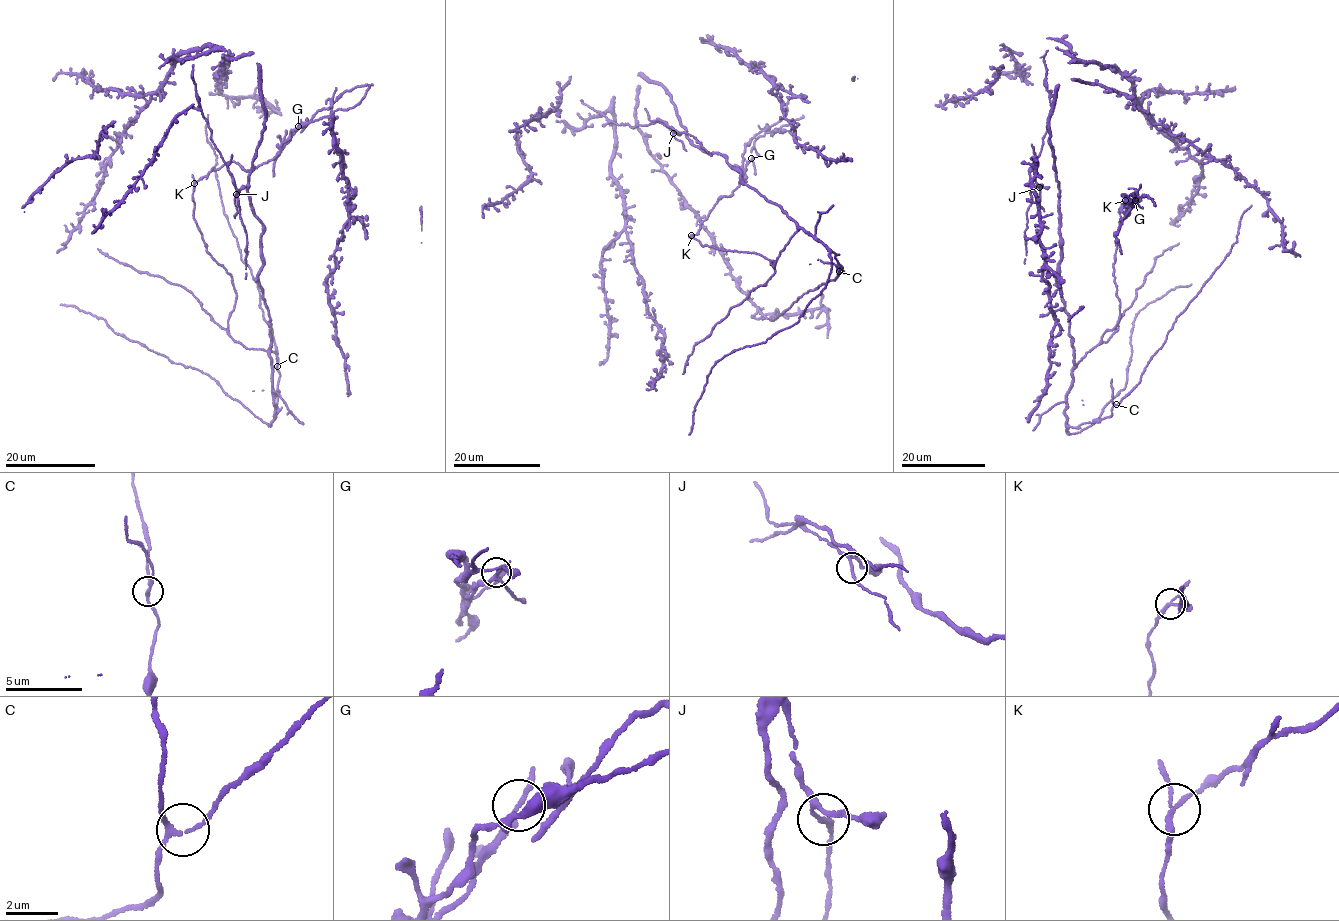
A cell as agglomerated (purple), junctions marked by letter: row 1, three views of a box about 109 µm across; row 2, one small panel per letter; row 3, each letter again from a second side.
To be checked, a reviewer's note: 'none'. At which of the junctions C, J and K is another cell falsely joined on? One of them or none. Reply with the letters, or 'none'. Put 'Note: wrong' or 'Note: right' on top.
Note: wrong
K

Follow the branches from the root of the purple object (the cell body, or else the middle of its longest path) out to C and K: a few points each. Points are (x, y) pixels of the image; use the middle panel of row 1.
C: (706, 153), (722, 155), (742, 175), (744, 183), (778, 205), (835, 254), (844, 271), (839, 271)
K: (706, 153), (722, 155), (744, 183), (798, 227), (773, 266), (773, 260), (754, 252), (702, 246), (691, 235)

